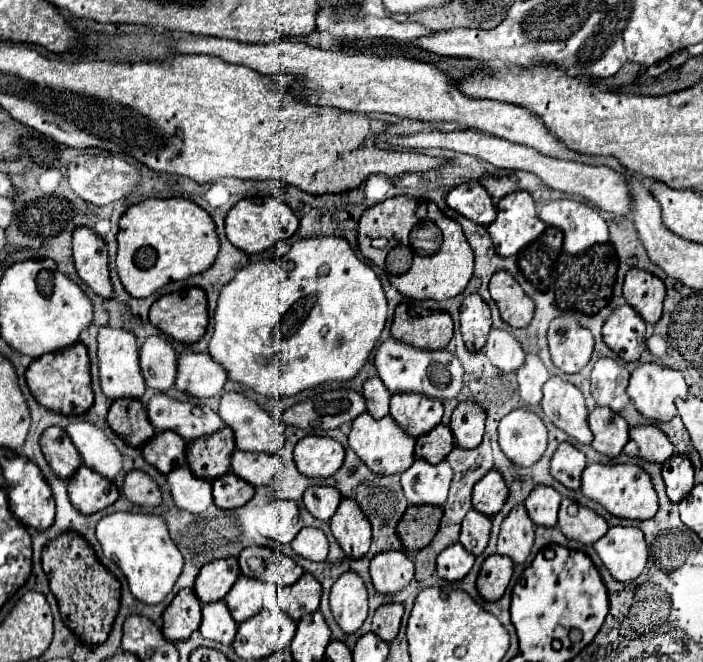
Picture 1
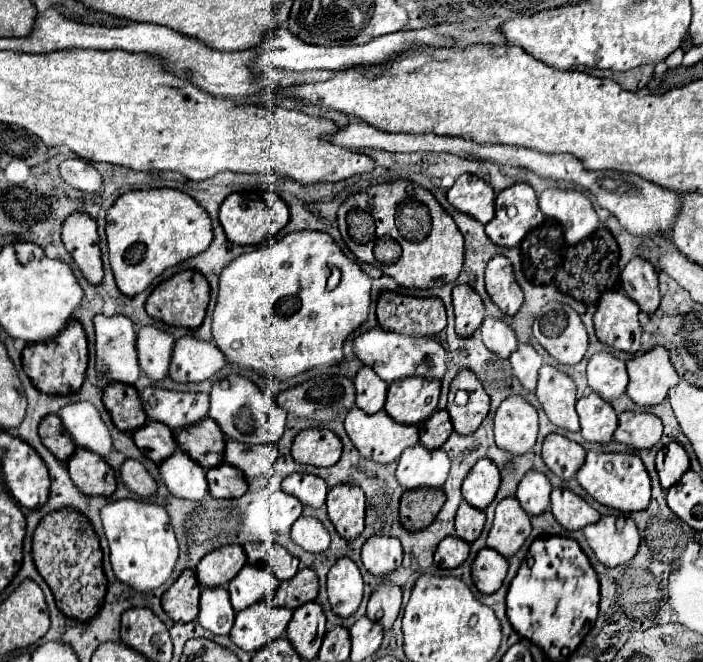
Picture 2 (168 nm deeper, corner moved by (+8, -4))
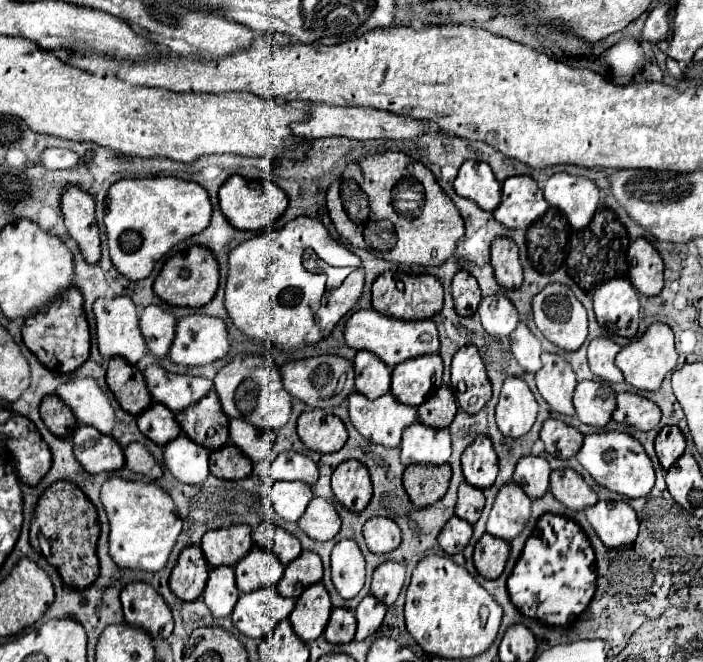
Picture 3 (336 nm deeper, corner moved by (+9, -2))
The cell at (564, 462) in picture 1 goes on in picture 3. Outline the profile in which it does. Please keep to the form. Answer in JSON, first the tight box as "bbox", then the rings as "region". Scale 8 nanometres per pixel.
{"bbox":[540,420,584,462],"region":[[[546,420],[540,432],[540,440],[544,442],[548,454],[568,462],[580,450],[584,436],[560,420]]]}

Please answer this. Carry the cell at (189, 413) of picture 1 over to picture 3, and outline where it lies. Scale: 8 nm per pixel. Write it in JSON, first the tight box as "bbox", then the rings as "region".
{"bbox":[144,364,212,414],"region":[[[152,364],[144,372],[146,386],[156,404],[168,406],[174,414],[186,410],[188,406],[202,400],[212,392],[212,380],[196,376],[180,376],[162,370],[158,364]]]}

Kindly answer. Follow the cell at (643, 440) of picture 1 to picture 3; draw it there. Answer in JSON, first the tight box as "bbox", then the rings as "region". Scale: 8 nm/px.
{"bbox":[612,394,660,432],"region":[[[618,394],[616,402],[618,406],[616,406],[616,412],[612,414],[612,420],[642,432],[648,432],[658,426],[660,408],[654,402],[640,398],[636,394]]]}

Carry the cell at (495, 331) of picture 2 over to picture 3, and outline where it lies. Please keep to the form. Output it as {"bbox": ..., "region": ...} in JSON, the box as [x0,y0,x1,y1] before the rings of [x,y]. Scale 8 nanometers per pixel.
{"bbox":[478,294,518,338],"region":[[[506,294],[482,298],[478,306],[478,316],[484,330],[494,338],[506,338],[518,326],[518,312]]]}

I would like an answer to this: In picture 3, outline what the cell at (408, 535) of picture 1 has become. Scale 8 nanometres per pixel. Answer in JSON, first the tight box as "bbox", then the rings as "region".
{"bbox":[404,466,450,508],"region":[[[408,466],[404,470],[404,490],[416,508],[438,502],[450,484],[450,466]]]}

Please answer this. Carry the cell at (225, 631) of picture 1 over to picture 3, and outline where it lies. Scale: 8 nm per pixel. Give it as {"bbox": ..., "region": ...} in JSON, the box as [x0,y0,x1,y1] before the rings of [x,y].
{"bbox":[204,566,240,618],"region":[[[218,566],[210,570],[210,578],[204,588],[204,604],[212,610],[214,618],[226,618],[232,614],[240,592],[236,590],[234,582],[234,568]]]}

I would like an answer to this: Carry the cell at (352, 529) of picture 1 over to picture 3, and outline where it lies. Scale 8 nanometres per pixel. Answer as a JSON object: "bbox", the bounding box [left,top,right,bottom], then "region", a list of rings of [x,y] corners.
{"bbox":[332,460,372,514],"region":[[[358,460],[342,462],[332,474],[332,492],[344,508],[362,514],[372,498],[368,470]]]}

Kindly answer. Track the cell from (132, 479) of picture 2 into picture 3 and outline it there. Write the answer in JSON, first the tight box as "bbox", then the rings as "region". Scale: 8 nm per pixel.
{"bbox":[124,442,162,480],"region":[[[132,442],[130,446],[124,448],[124,458],[126,458],[126,466],[134,474],[142,474],[148,480],[158,480],[162,476],[162,468],[156,464],[152,454],[138,442]]]}

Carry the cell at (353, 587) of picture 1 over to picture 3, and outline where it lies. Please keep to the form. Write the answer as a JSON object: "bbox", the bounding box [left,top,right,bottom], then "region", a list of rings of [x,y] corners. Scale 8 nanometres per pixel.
{"bbox":[332,540,364,598],"region":[[[342,540],[332,550],[332,582],[342,598],[354,598],[364,586],[364,556],[354,540]]]}

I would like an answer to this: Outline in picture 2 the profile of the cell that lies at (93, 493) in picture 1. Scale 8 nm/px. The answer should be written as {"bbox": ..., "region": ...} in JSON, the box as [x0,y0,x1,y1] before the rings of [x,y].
{"bbox":[67,448,117,496],"region":[[[77,448],[67,462],[71,480],[89,496],[111,496],[117,488],[115,470],[105,462],[103,456]]]}

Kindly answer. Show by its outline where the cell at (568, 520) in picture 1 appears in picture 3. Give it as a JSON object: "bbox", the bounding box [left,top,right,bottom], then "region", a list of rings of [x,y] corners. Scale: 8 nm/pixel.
{"bbox":[550,468,598,510],"region":[[[570,468],[550,474],[550,492],[570,510],[586,510],[598,502],[598,496],[592,492],[592,488]]]}

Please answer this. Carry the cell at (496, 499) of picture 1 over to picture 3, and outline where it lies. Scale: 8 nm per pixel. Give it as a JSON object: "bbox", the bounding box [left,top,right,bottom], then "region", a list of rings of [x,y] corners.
{"bbox":[462,436,498,490],"region":[[[488,436],[476,438],[476,440],[464,450],[464,454],[462,454],[462,474],[464,474],[464,478],[466,478],[466,482],[468,482],[470,486],[478,486],[480,490],[492,486],[492,482],[494,482],[496,476],[498,476],[498,458],[496,458],[496,452],[494,452],[492,442],[490,442]]]}

